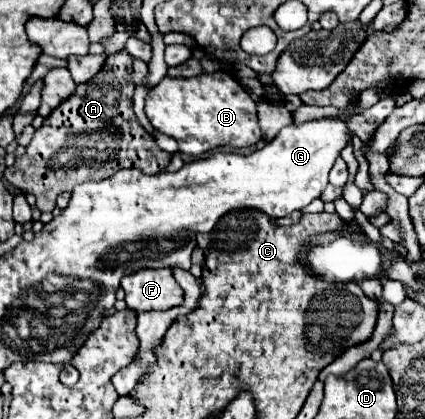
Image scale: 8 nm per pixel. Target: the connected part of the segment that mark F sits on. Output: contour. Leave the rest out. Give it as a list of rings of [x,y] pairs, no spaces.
[[[139,269],[123,277],[121,287],[127,307],[137,313],[167,311],[183,303],[183,289],[171,269]]]

